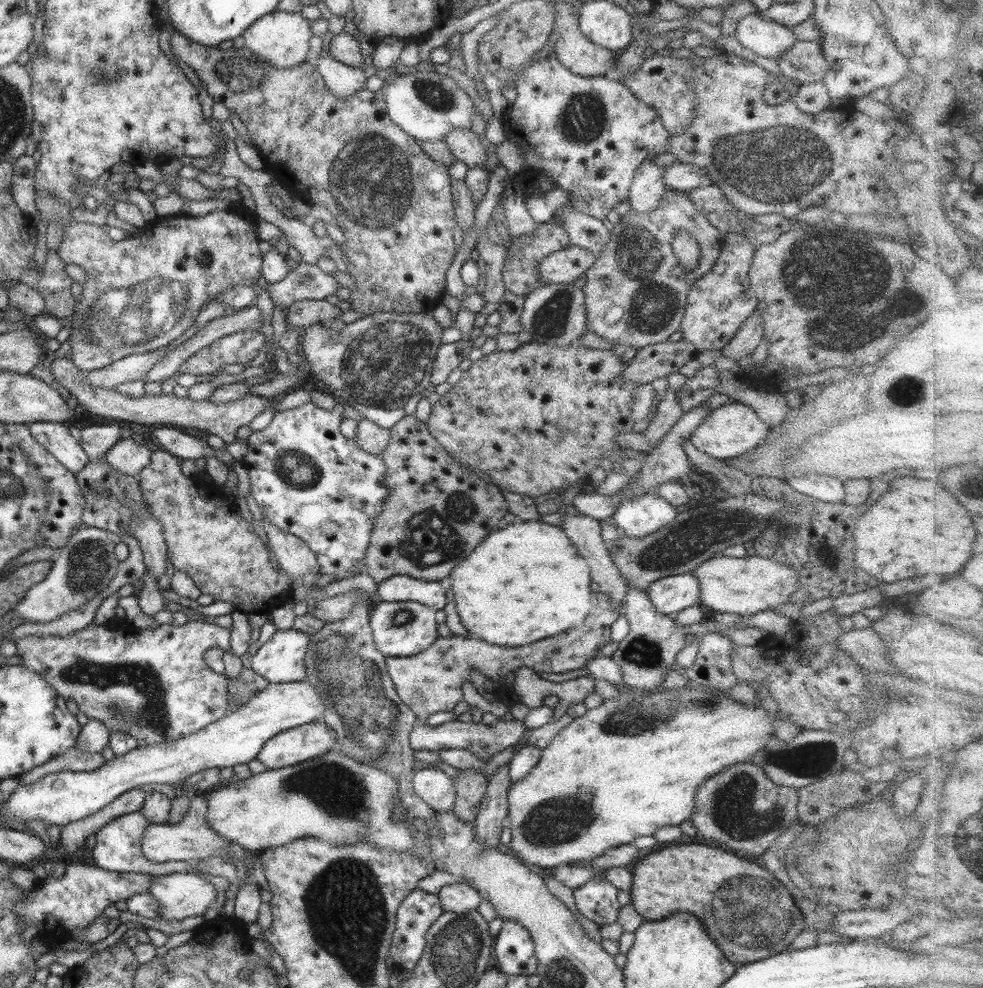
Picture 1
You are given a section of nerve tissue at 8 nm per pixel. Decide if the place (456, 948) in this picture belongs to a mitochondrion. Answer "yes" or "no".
yes

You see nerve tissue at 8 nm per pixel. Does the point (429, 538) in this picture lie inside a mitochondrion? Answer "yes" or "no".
yes

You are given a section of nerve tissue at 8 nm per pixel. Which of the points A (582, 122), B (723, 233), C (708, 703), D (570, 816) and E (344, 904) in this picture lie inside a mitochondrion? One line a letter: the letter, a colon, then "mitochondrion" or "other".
A: mitochondrion
B: other
C: mitochondrion
D: mitochondrion
E: mitochondrion

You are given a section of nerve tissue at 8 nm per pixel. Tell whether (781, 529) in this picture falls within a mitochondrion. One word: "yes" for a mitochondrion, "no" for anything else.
yes

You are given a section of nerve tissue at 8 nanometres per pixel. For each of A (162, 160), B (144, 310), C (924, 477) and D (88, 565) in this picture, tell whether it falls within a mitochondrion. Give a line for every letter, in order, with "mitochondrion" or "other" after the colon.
A: other
B: mitochondrion
C: other
D: mitochondrion

